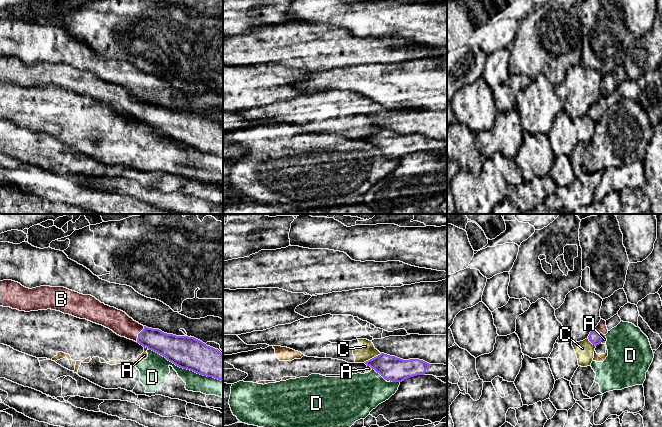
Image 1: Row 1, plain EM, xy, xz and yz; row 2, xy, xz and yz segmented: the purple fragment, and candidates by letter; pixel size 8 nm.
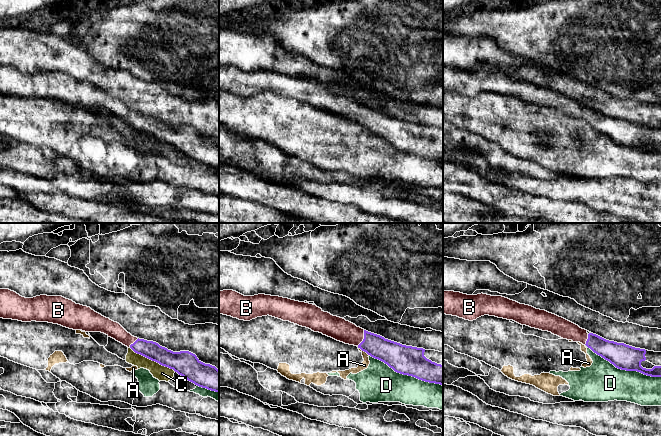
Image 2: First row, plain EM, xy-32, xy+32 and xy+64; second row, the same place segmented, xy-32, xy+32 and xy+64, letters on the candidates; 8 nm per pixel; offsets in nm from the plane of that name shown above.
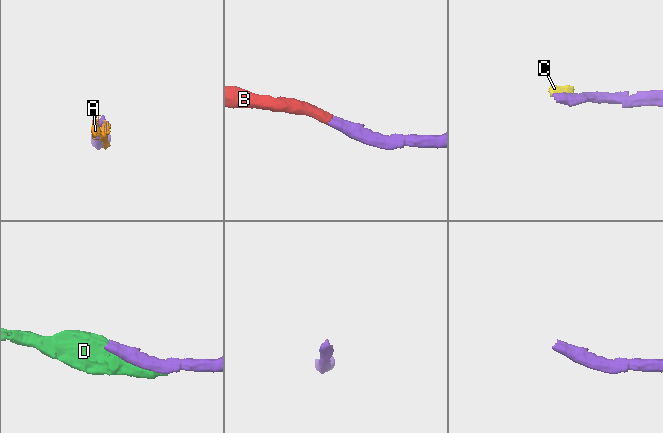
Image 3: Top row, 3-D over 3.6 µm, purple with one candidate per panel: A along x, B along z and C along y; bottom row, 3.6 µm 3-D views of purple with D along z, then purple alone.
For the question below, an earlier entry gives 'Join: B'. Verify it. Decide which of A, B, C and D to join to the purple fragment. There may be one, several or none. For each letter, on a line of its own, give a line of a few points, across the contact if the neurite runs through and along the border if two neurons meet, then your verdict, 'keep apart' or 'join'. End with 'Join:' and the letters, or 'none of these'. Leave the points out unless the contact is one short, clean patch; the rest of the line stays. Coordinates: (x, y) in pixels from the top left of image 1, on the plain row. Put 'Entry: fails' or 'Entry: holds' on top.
Entry: holds
A: xy (144, 122), (149, 125) | keep apart
B: xy (167, 121), (138, 110), (119, 98) | join
C: xz (381, 129), (363, 138) | keep apart
D: keep apart
Join: B

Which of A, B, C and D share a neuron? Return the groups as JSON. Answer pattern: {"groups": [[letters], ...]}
{"groups": [["A", "D"], ["B"], ["C"]]}

